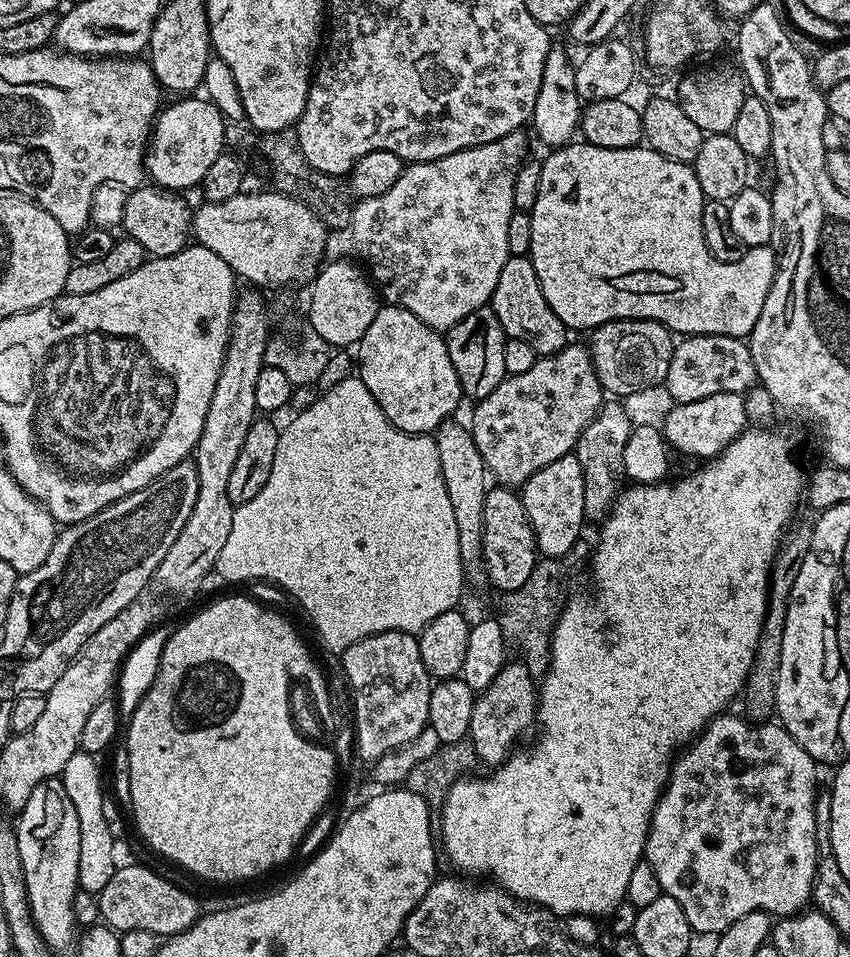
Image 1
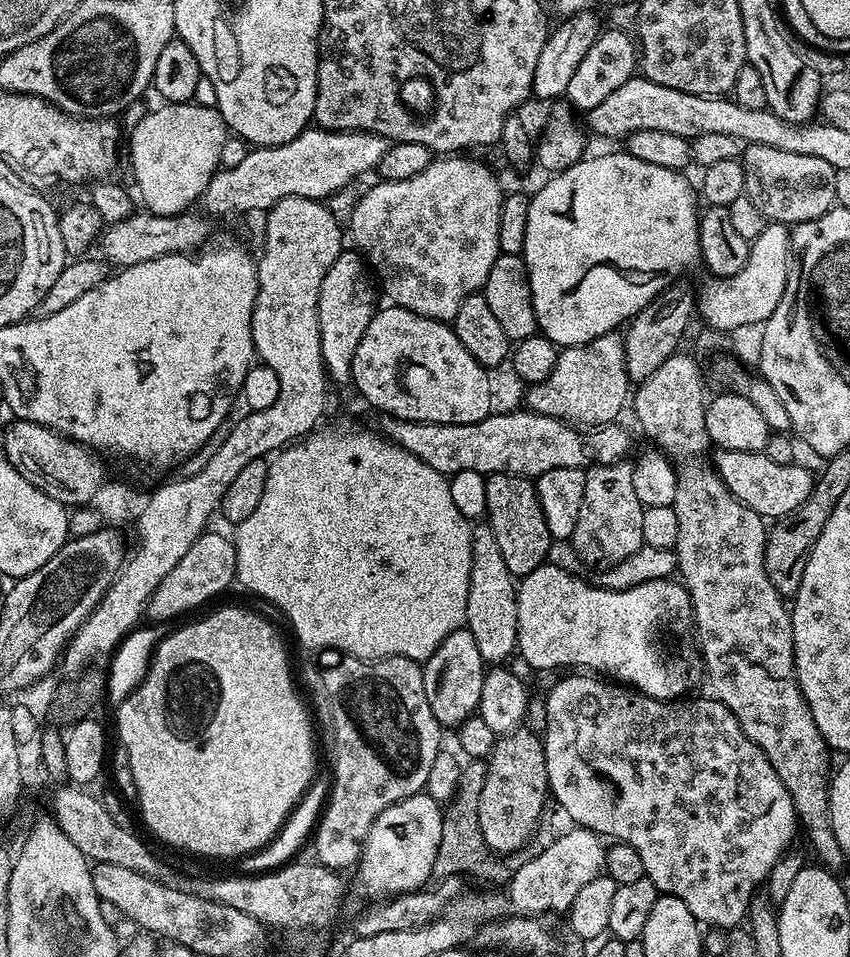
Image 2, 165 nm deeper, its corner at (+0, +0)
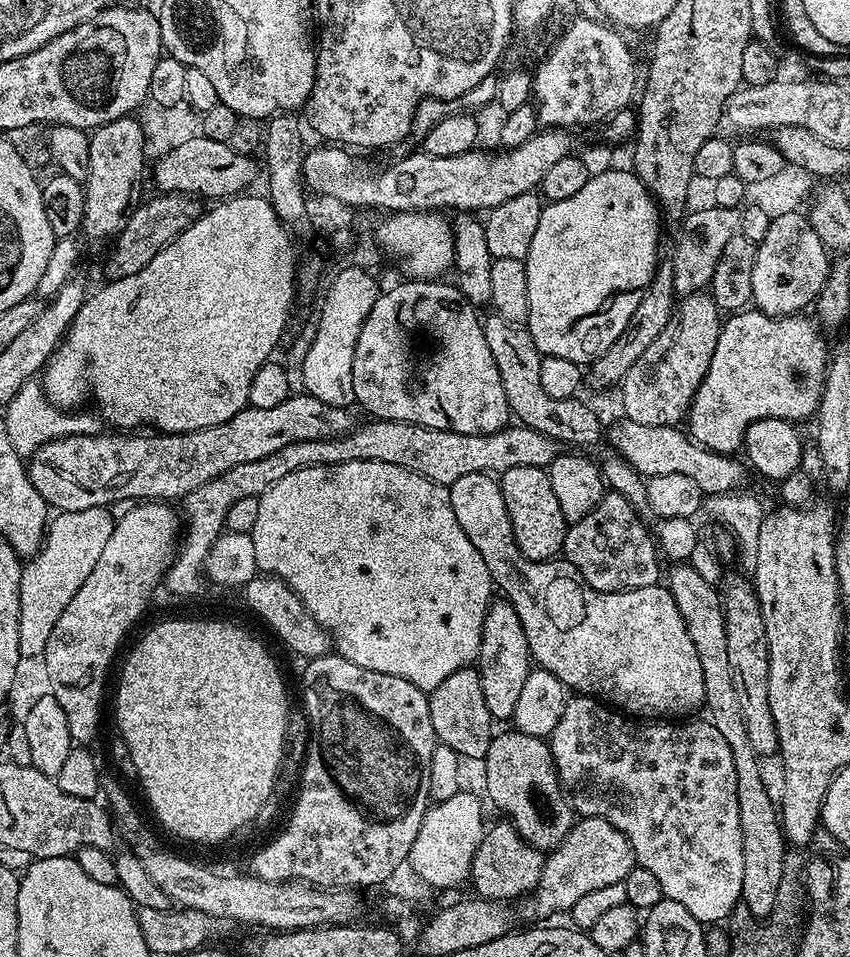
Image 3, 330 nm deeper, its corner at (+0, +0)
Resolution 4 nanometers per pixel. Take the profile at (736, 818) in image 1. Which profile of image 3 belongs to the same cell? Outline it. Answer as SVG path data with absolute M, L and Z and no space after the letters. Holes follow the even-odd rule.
M576 694L565 699L562 718L558 718L558 726L554 726L550 737L550 747L560 785L564 787L568 799L572 801L573 809L581 817L597 816L610 822L610 826L617 828L630 842L636 855L637 865L654 874L663 899L673 900L679 902L681 906L686 906L686 910L690 910L690 914L694 914L694 918L698 918L700 924L716 926L727 921L736 904L741 901L742 826L738 822L738 790L734 774L734 758L730 754L730 746L726 746L726 738L722 738L722 734L714 730L711 720L692 719L696 718L684 718L679 722L645 722L640 718L629 718L623 711L609 706L605 701L597 700L595 696Z

